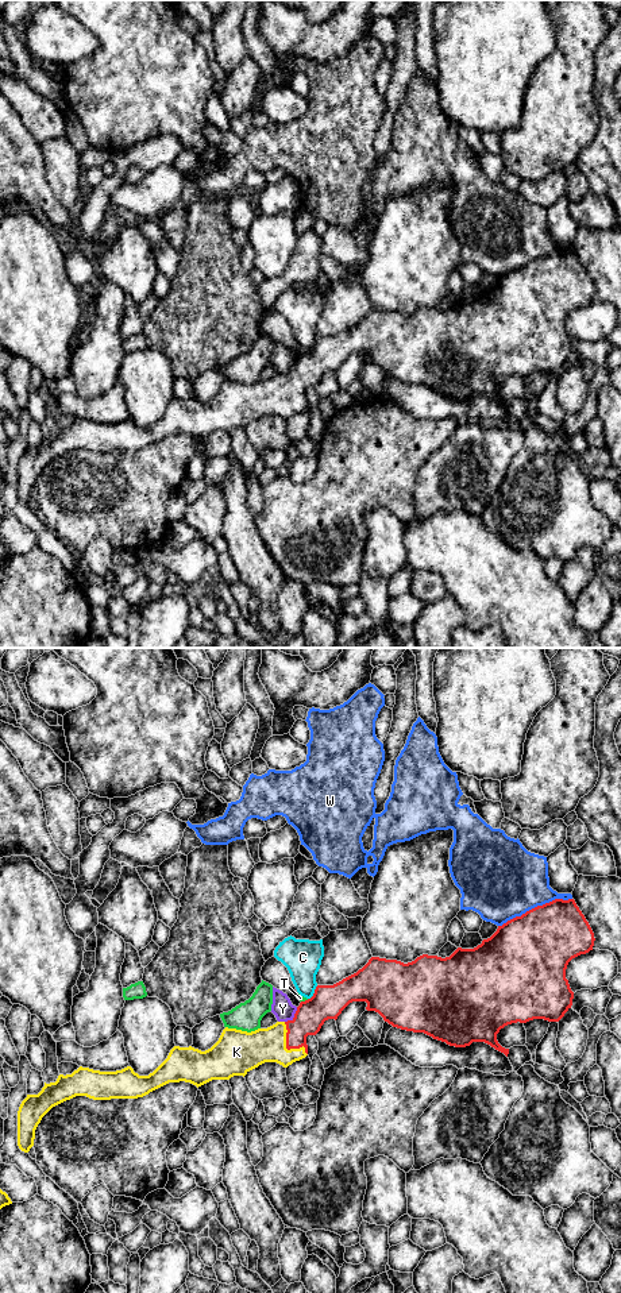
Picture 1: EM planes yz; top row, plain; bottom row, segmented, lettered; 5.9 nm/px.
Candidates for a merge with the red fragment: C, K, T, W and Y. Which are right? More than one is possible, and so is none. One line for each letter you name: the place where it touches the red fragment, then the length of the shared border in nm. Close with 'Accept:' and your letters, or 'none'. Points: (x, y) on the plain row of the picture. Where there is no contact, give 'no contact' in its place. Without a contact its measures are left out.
K: contact yz (286, 400); length 240 nm
Accept: K

